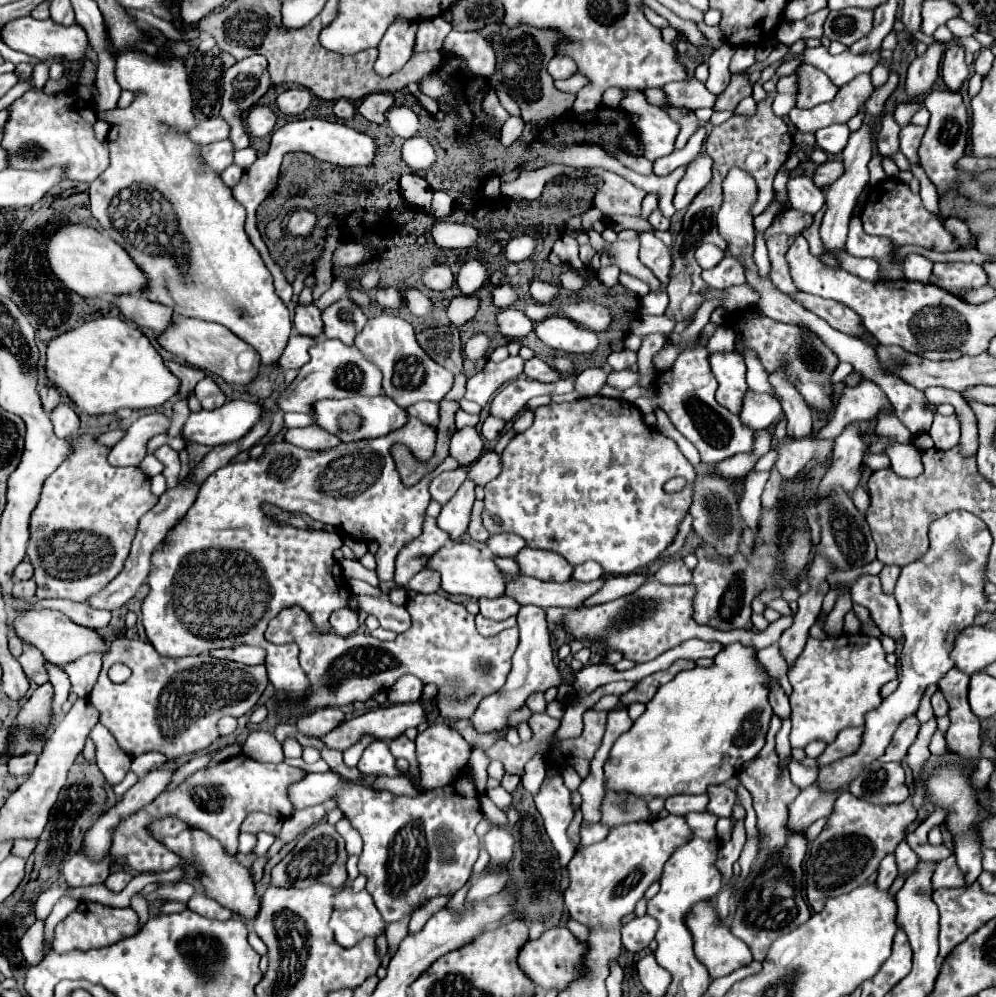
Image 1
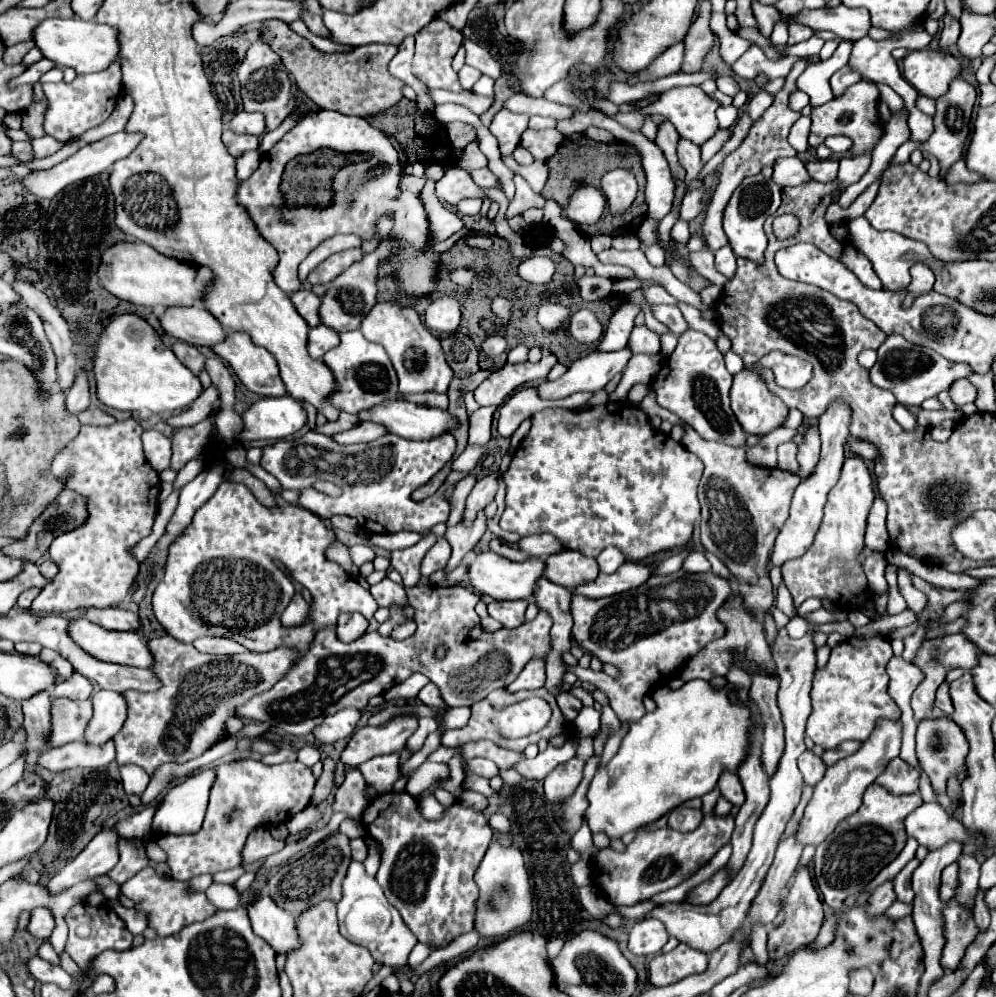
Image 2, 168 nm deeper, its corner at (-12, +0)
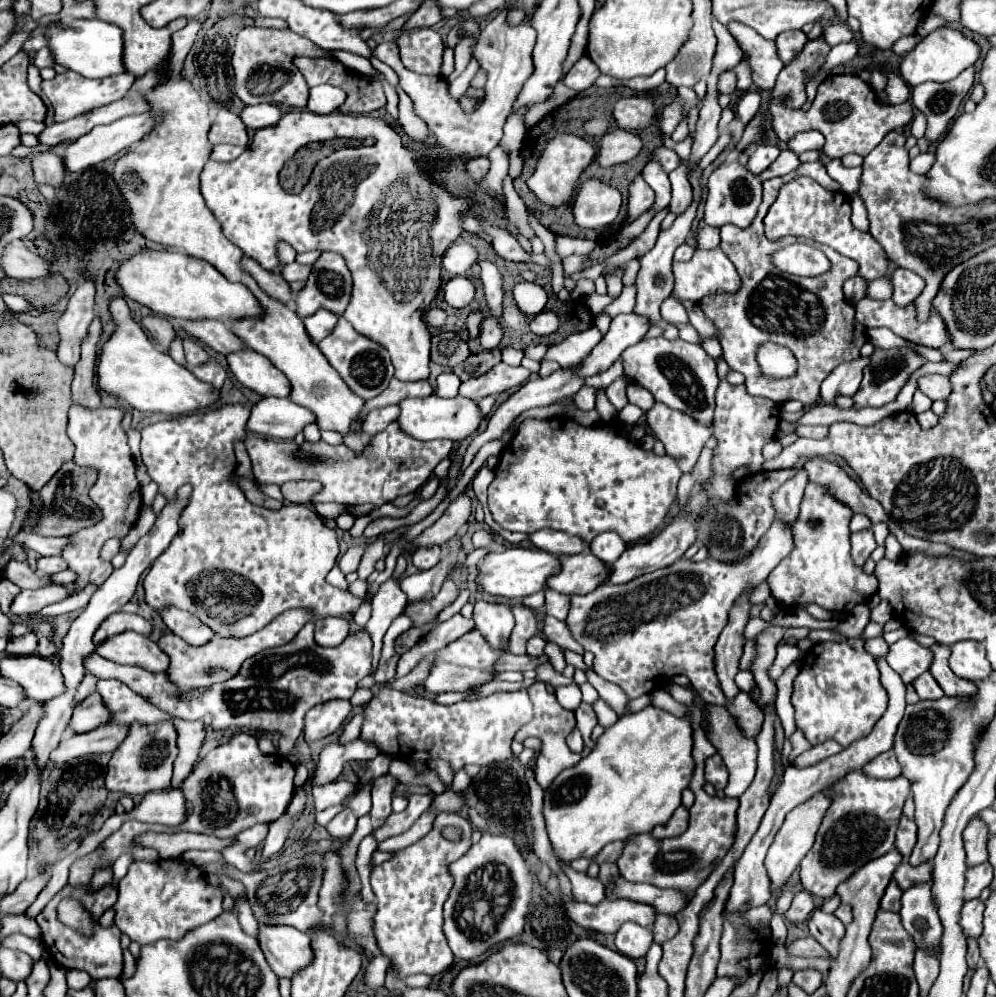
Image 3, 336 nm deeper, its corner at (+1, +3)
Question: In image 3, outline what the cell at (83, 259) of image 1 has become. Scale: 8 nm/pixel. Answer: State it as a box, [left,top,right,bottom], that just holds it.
[115,250,261,322]

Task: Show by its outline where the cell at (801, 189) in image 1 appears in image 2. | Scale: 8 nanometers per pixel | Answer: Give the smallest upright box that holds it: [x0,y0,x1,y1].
[772,157,808,187]

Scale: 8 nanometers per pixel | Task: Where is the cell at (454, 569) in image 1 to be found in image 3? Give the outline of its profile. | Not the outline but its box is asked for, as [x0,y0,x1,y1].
[477,548,559,598]

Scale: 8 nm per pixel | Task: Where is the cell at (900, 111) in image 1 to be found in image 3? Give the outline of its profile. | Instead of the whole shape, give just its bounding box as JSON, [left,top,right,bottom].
[899,28,979,82]

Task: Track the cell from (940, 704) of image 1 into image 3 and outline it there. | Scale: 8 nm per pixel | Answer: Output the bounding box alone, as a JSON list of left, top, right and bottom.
[913,672,943,700]

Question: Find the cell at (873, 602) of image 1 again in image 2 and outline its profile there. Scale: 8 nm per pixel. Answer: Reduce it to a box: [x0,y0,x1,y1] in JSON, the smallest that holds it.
[864,551,888,595]

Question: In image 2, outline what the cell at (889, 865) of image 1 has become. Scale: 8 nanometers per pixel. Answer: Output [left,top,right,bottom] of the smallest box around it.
[866,883,896,917]

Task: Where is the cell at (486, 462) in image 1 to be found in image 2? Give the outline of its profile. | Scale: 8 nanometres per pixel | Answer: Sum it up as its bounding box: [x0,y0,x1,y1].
[462,475,498,527]

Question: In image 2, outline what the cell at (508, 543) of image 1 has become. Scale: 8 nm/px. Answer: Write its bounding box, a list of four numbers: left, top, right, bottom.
[520,535,564,557]

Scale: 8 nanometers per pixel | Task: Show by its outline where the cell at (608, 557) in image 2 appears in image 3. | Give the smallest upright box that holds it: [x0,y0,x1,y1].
[591,532,627,564]

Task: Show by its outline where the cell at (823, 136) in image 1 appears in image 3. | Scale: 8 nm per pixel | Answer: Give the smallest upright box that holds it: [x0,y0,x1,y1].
[787,130,825,154]

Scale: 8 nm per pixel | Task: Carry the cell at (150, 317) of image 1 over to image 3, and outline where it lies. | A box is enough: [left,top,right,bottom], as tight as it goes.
[183,320,243,354]

